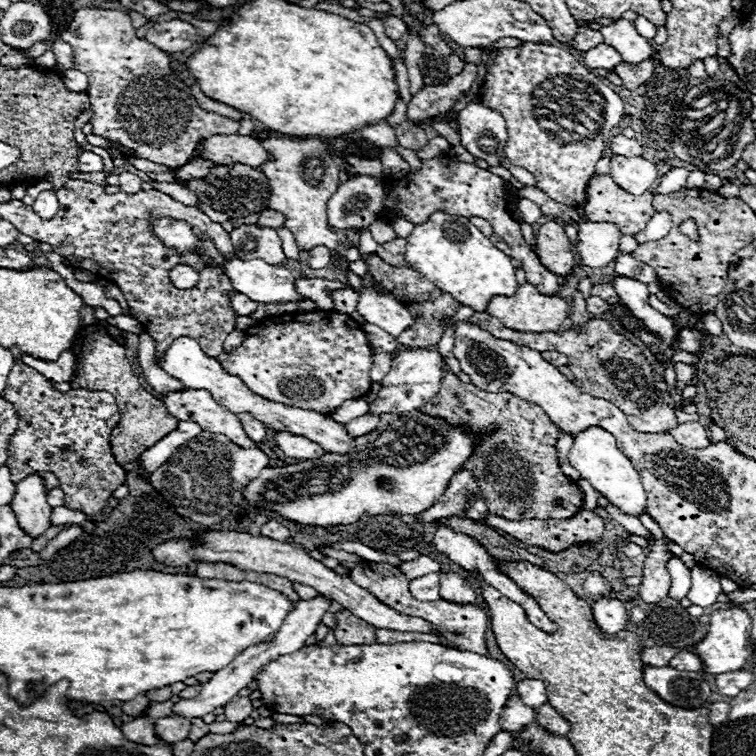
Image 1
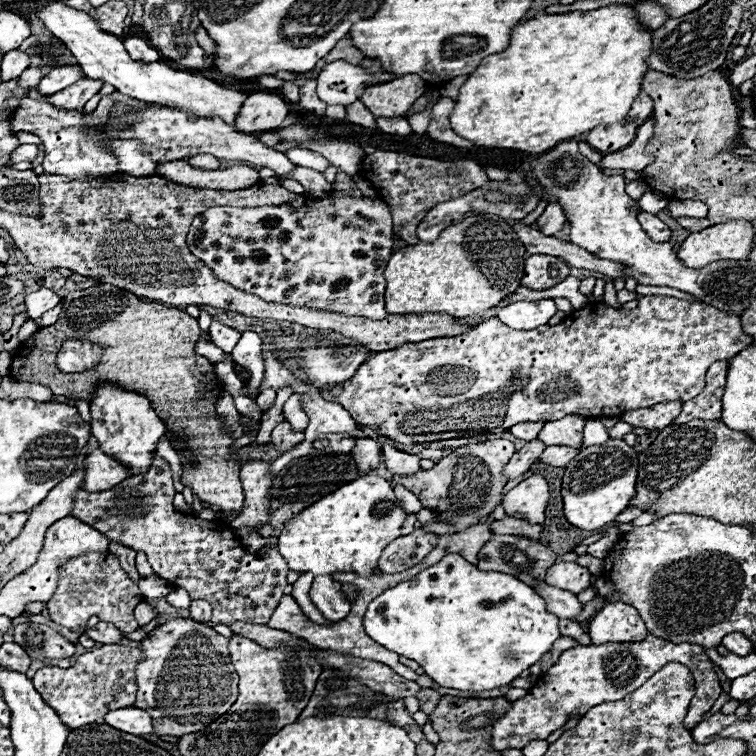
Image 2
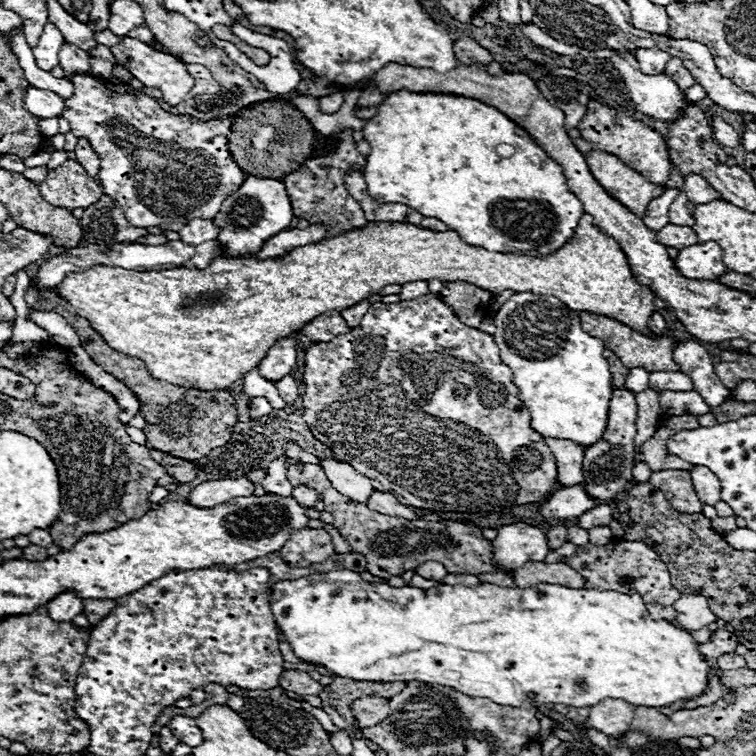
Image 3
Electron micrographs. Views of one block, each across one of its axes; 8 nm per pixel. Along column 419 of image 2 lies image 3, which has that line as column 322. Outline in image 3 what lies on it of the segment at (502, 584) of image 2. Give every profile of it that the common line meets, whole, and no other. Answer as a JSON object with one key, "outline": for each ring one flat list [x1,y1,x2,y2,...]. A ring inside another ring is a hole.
{"outline":[[334,570,334,572,328,572,328,574,312,574,312,576,304,576,304,578,298,578,298,580,282,580,282,582,276,582,274,584,274,590,270,594,270,606,272,606,272,614,274,614,274,620,278,622,278,626,282,628,282,638,290,642,290,646,294,648,294,652,304,658,304,660,312,660,312,662,320,662,324,664,328,670,332,670,336,676,342,676,342,678,354,678,354,680,382,680,382,682,410,682,410,680,418,680,418,682,428,682,428,684,442,684,442,686,450,686,450,688,456,688,460,690,462,694,468,694,468,696,474,696,474,698,488,698,488,700,494,700,502,706,522,706,524,702,528,704,566,704,566,706,594,706,598,704,600,700,604,698,618,698,618,700,624,700,632,706,646,706,646,708,658,708,658,706,672,706,676,702,686,702,684,708,688,710,694,710,694,708,700,708,700,706,714,706,718,700,724,700,726,704,734,704,736,700,736,694,732,688,726,688,722,684,722,676,720,674,714,674,710,676,710,662,706,662,702,658,702,654,698,652,698,642,694,642,694,638,686,632,686,630,680,630,676,628,672,622,668,620,652,620,648,610,646,610,646,604,642,602,642,598,638,594,622,594,622,592,616,592,616,590,588,590,588,588,582,588,582,590,576,590,576,588,566,588,566,586,554,586,554,584,540,584,538,588,502,588,502,586,496,586,496,584,480,584,476,588,468,588,468,586,448,586,448,584,440,584,436,588,430,588,430,590,422,590,422,588,412,588,412,586,404,586,404,588,392,588,388,584,372,584,372,582,366,582,360,578,360,574,352,572,352,570]]}

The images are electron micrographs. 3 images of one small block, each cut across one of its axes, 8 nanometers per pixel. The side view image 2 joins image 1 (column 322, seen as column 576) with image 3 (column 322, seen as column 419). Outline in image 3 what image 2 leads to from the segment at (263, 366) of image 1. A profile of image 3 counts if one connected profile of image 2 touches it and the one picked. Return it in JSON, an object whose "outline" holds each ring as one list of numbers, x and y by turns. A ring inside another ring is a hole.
{"outline":[[426,294,426,296,404,300,398,304,384,304,384,302,372,304,370,312,366,312,366,316,362,318,362,324,352,328,346,336,336,336,332,342,314,344,312,348,306,350,304,384,306,384,304,404,302,404,304,422,312,430,314,438,326,444,338,460,348,462,350,466,360,470,366,478,370,478,374,484,374,490,394,492,394,496,398,496,398,500,406,506,434,510,434,512,470,512,470,514,480,512,484,514,484,512,494,512,494,506,512,508,512,506,542,502,556,490,554,488,558,484,556,460,550,448,546,446,544,438,530,428,530,410,518,398,520,394,518,386,514,386,512,382,510,368,506,368,500,360,500,352,498,352,498,346,494,344,494,336,478,328,470,328,462,324,454,308,450,308,436,294]]}

